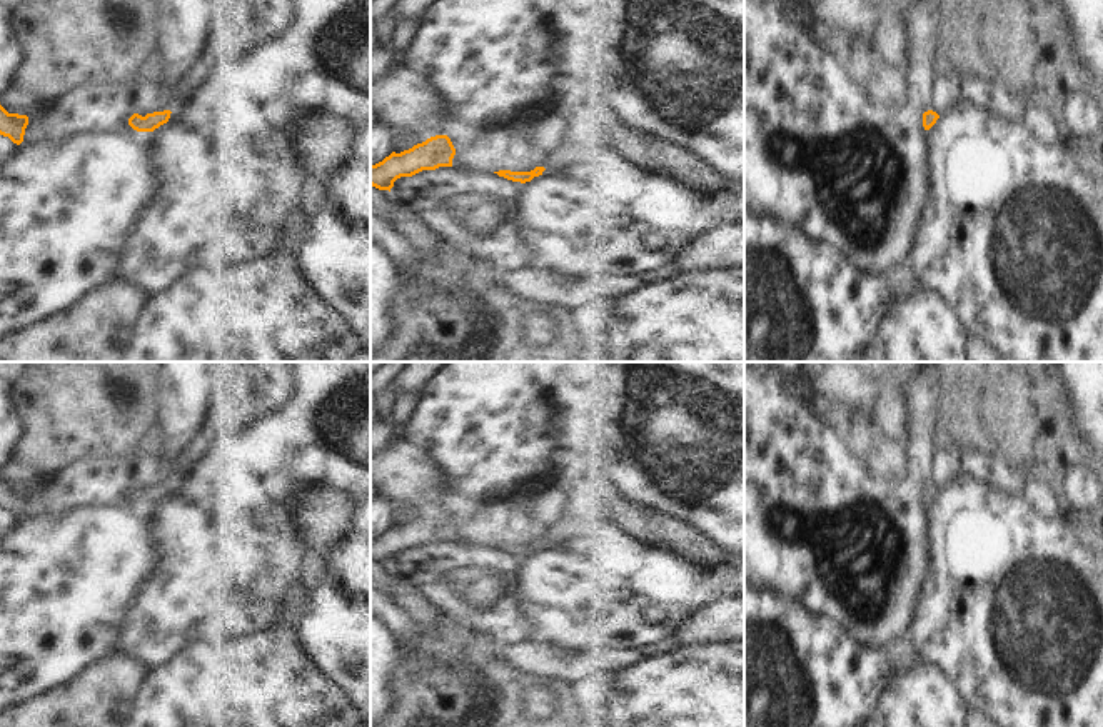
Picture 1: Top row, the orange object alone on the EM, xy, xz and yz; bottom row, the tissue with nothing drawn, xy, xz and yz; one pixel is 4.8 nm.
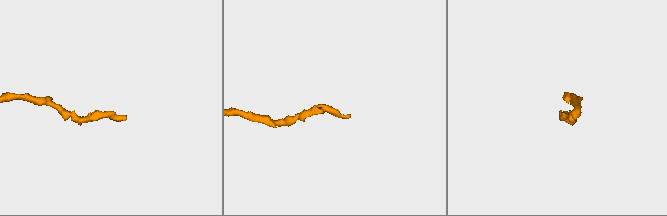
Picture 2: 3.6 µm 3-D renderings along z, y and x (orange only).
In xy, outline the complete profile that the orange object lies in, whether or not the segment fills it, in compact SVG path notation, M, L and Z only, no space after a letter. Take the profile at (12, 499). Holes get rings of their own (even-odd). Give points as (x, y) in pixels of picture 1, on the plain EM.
M0 479L0 509L8 510L13 517L20 519L23 515L27 499L27 489L8 487Z

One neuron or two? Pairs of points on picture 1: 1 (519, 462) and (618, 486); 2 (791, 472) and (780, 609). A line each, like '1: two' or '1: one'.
1: two
2: two

